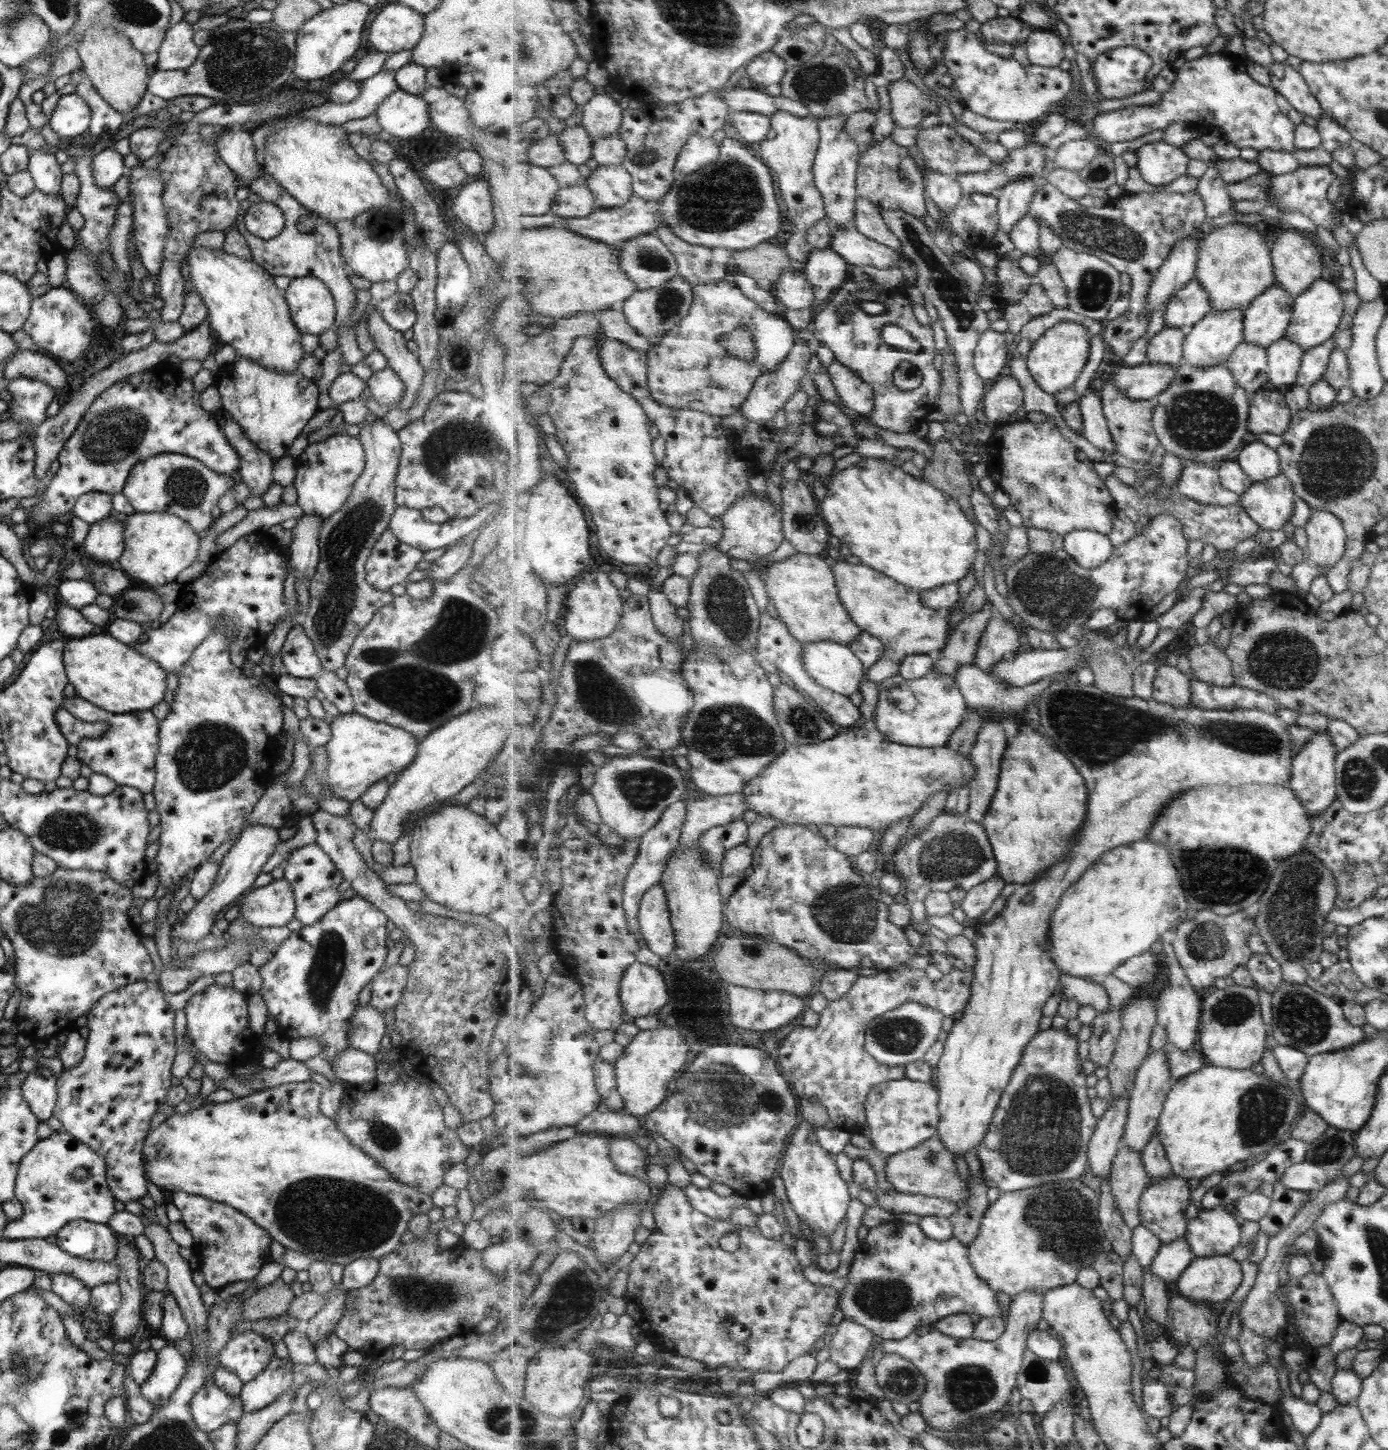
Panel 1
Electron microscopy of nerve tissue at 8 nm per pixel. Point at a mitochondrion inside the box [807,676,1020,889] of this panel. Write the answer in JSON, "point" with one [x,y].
{"point":[952,855]}

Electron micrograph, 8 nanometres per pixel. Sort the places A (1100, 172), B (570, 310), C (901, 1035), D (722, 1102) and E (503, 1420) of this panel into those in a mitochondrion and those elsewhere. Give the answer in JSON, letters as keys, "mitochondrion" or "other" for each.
{"A":"mitochondrion","B":"other","C":"mitochondrion","D":"mitochondrion","E":"mitochondrion"}

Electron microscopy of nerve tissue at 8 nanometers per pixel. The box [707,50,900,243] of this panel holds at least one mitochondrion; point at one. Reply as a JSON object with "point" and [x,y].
{"point":[822,83]}

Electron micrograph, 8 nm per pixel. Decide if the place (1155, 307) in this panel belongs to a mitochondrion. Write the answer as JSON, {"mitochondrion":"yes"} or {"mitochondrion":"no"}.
{"mitochondrion":"no"}

